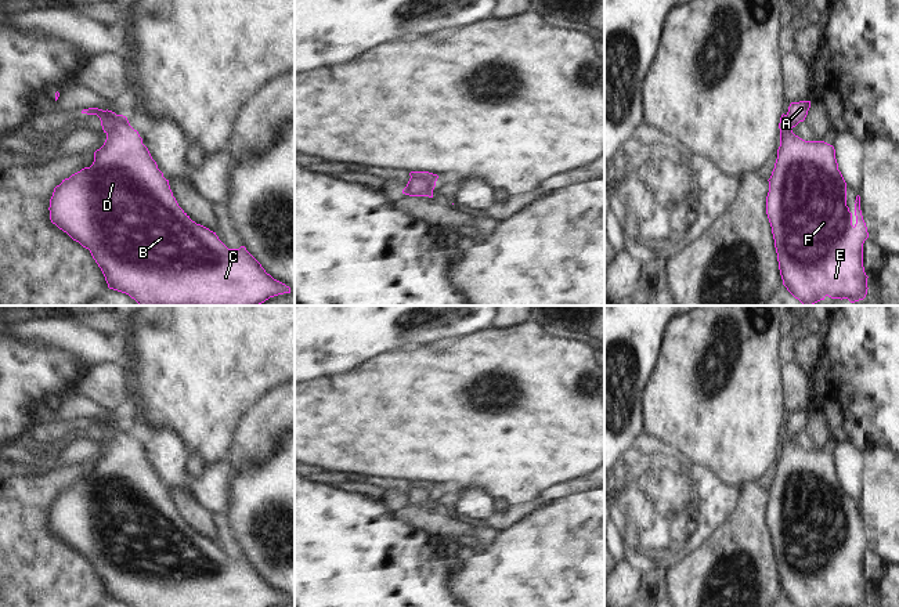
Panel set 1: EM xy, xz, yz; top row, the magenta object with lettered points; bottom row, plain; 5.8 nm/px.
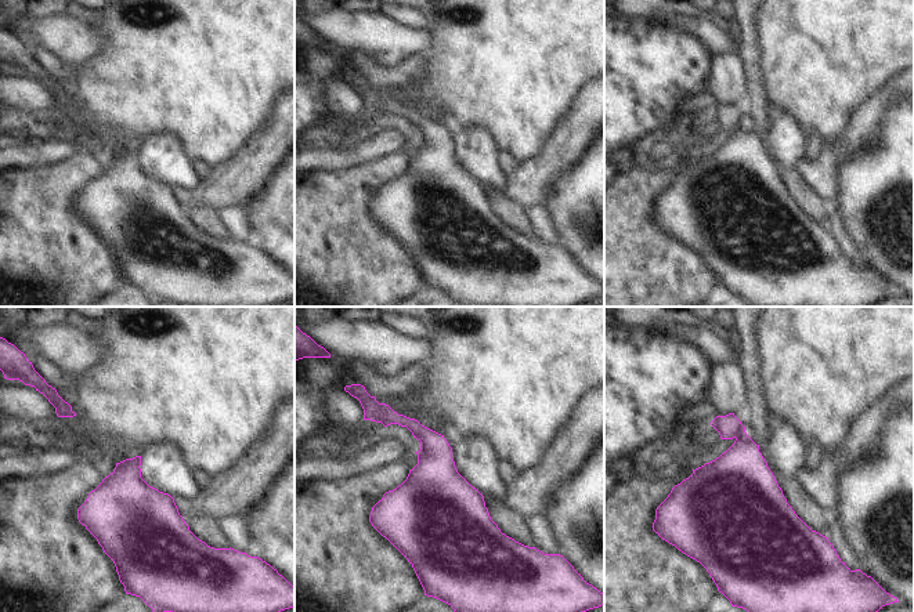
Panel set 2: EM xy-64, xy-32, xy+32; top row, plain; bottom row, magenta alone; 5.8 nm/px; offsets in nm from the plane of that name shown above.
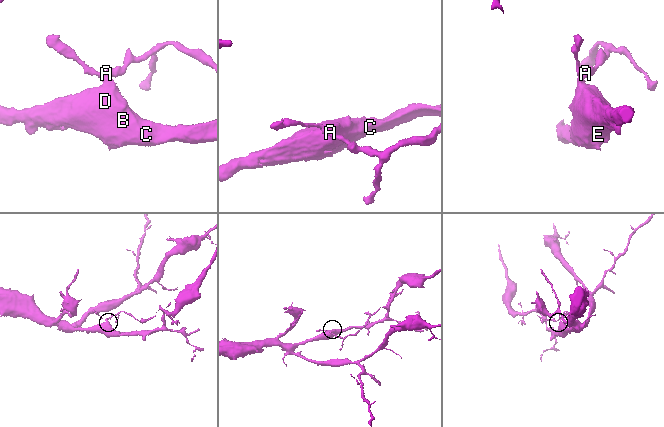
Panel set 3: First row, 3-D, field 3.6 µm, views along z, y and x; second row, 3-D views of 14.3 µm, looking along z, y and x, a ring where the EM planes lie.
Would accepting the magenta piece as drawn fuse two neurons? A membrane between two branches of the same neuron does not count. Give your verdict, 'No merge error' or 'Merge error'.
Merge error.

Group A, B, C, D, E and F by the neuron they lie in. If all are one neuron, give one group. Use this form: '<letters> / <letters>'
A / B C D E F

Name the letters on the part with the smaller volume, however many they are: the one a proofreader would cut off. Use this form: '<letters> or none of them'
A.

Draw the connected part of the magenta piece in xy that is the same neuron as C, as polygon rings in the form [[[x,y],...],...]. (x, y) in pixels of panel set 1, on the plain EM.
[[[122,424],[122,427],[113,433],[115,437],[106,442],[104,455],[94,462],[93,474],[72,484],[69,488],[62,489],[62,492],[54,498],[48,517],[51,532],[66,542],[73,550],[90,560],[93,568],[101,578],[109,599],[126,603],[130,607],[274,607],[290,603],[290,597],[267,583],[245,556],[241,556],[239,559],[228,559],[219,549],[216,542],[192,531],[178,516],[170,499],[169,489],[163,487],[163,483],[158,478],[158,474],[152,469],[148,458],[142,454],[142,448],[138,441],[130,436],[127,427]]]

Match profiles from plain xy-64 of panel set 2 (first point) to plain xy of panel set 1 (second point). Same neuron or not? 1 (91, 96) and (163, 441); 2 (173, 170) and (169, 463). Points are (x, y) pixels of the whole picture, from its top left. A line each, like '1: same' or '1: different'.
1: different
2: same

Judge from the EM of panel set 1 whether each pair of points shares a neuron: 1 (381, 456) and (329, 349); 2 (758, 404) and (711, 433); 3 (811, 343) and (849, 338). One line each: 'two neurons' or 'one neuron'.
1: two neurons
2: one neuron
3: two neurons

